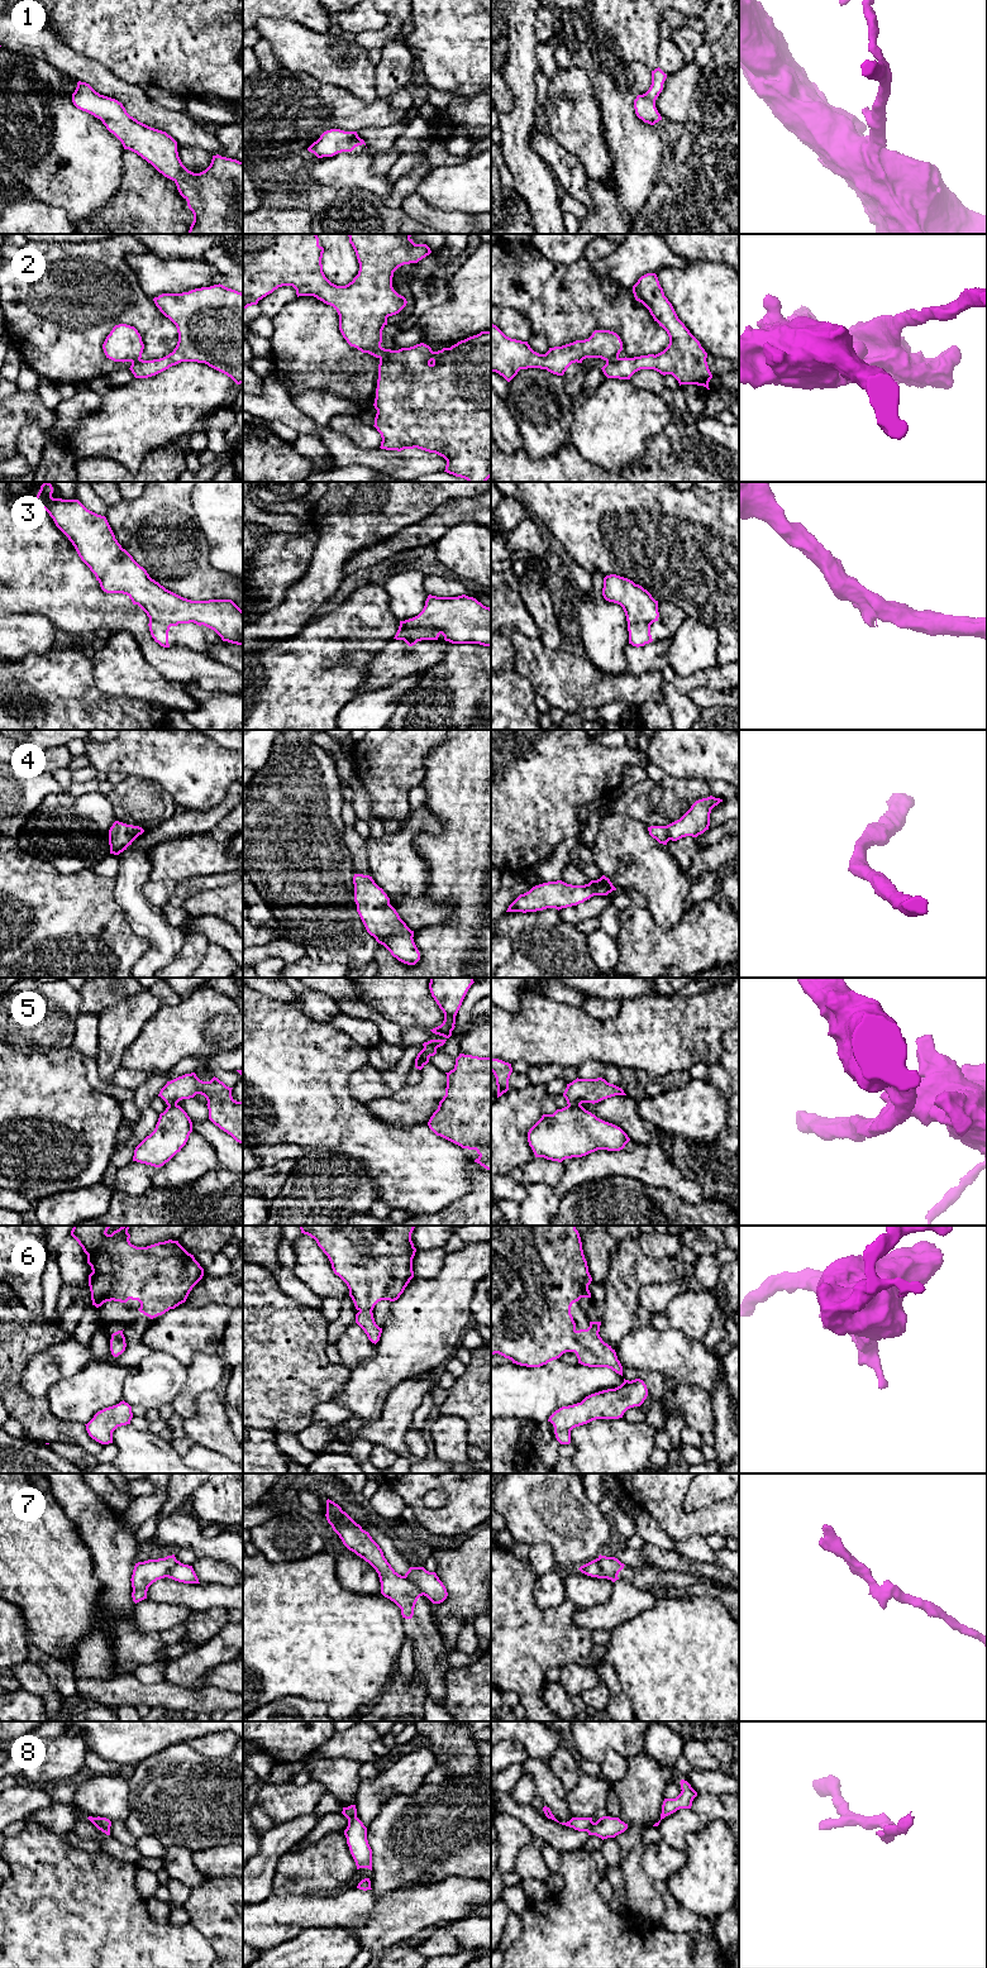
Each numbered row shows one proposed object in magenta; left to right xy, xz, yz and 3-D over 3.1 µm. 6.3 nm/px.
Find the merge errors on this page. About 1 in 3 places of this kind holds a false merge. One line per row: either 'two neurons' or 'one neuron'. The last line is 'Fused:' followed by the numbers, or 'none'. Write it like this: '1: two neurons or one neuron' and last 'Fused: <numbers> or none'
1: one neuron
2: two neurons
3: two neurons
4: one neuron
5: two neurons
6: one neuron
7: two neurons
8: two neurons
Fused: 2, 3, 5, 7, 8

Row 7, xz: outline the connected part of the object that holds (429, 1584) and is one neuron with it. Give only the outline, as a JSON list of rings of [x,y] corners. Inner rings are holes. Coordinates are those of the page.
[[[410,1567],[405,1577],[411,1580],[433,1604],[443,1602],[447,1589],[435,1572],[429,1572],[424,1567]]]

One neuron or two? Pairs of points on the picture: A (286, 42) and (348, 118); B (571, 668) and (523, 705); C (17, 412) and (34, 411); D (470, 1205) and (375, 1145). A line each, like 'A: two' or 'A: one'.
A: two
B: two
C: one
D: two

